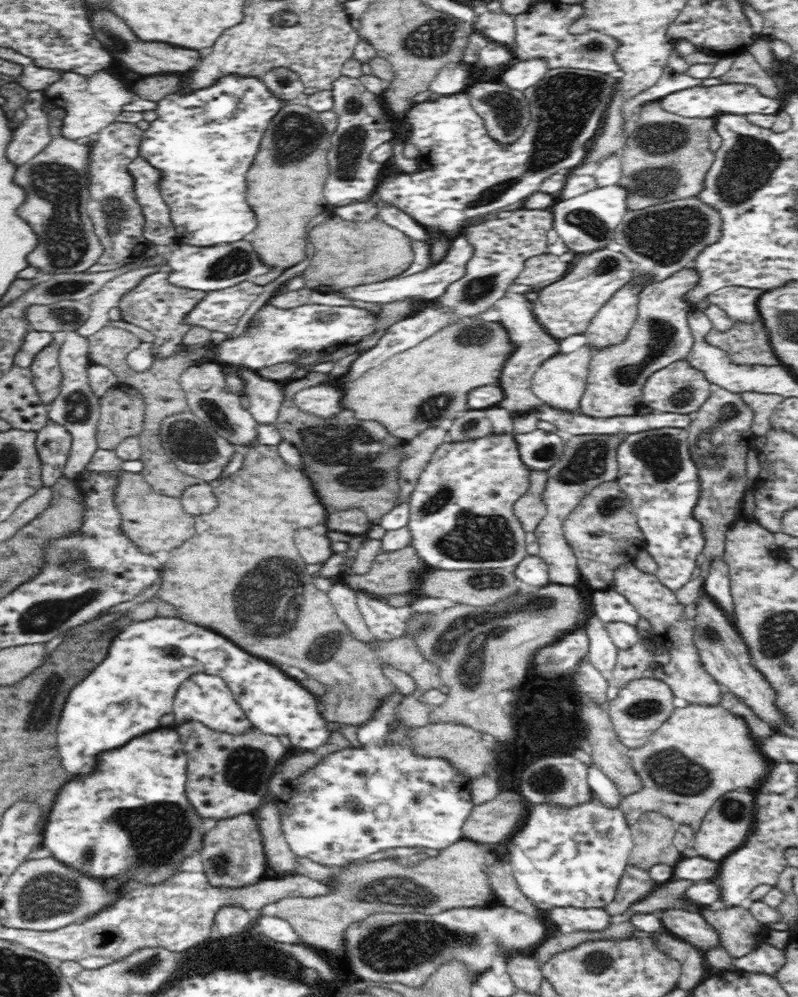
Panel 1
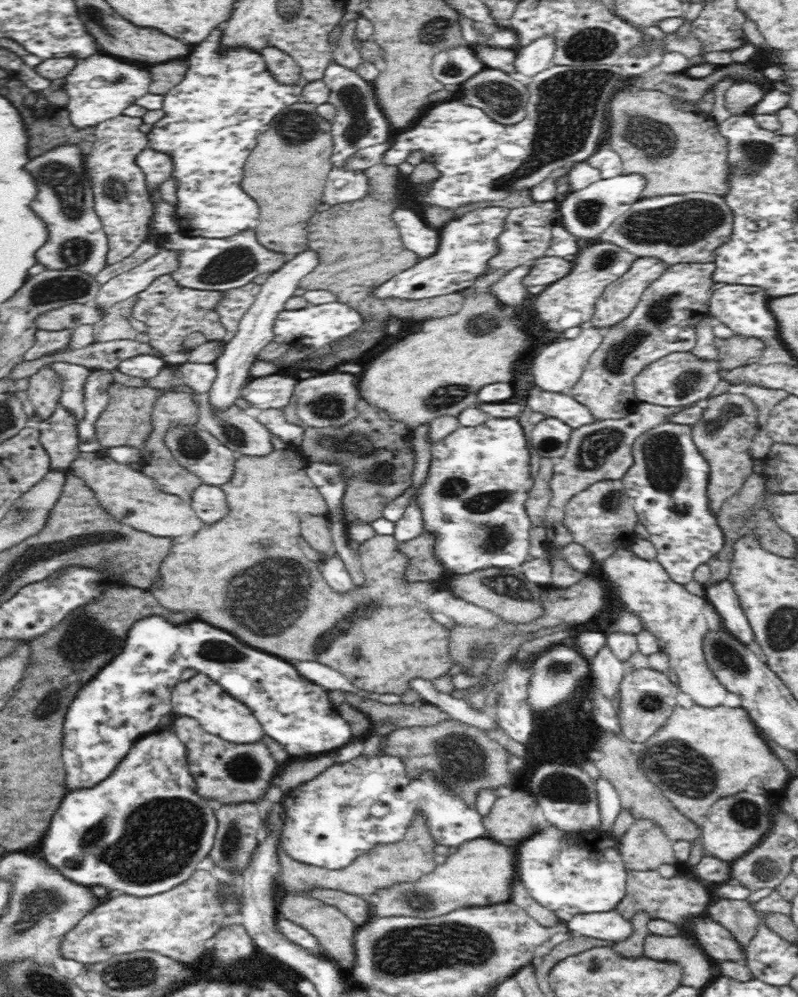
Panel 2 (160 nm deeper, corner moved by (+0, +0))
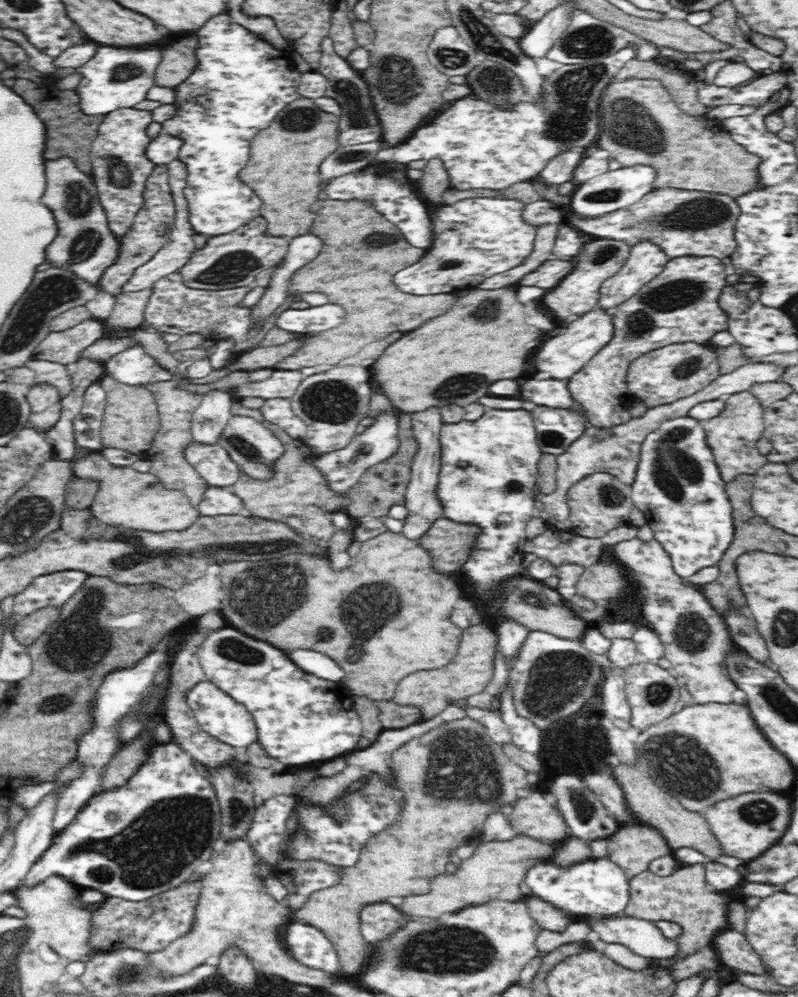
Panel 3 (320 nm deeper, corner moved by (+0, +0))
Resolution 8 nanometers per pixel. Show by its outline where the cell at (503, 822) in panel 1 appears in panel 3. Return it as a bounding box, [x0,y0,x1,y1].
[512,794,572,842]

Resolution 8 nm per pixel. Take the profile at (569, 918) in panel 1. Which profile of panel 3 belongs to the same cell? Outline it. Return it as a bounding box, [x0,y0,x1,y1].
[592,916,680,963]

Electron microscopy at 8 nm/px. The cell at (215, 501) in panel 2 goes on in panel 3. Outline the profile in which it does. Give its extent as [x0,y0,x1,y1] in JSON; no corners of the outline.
[196,487,245,516]

